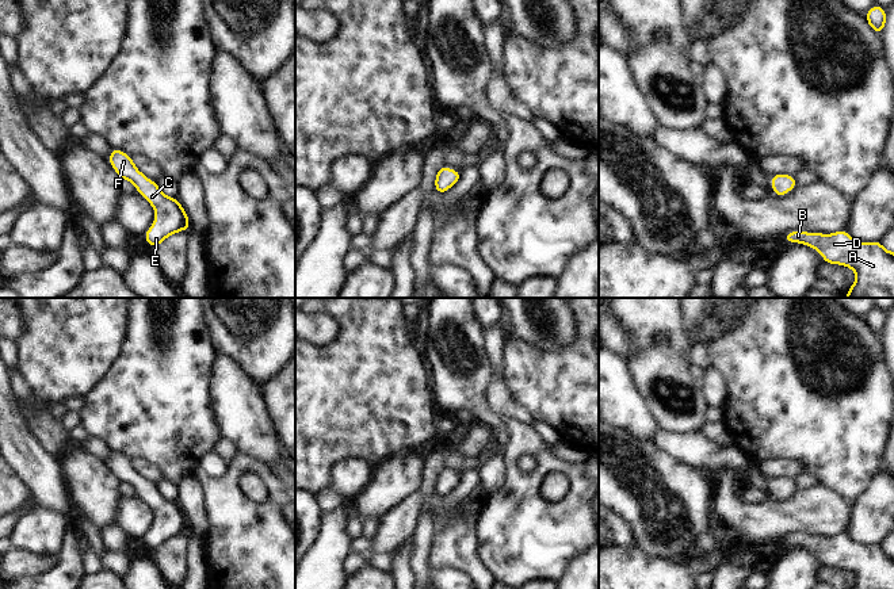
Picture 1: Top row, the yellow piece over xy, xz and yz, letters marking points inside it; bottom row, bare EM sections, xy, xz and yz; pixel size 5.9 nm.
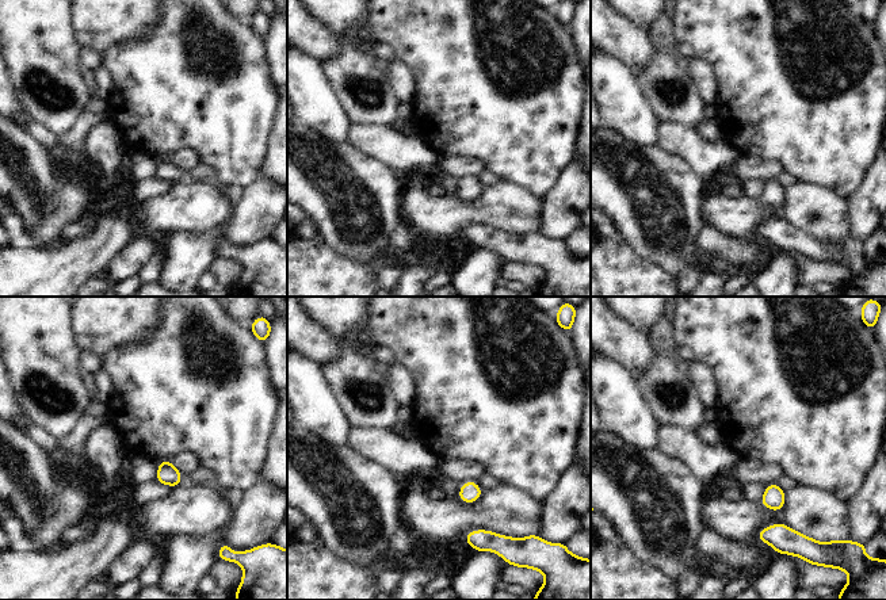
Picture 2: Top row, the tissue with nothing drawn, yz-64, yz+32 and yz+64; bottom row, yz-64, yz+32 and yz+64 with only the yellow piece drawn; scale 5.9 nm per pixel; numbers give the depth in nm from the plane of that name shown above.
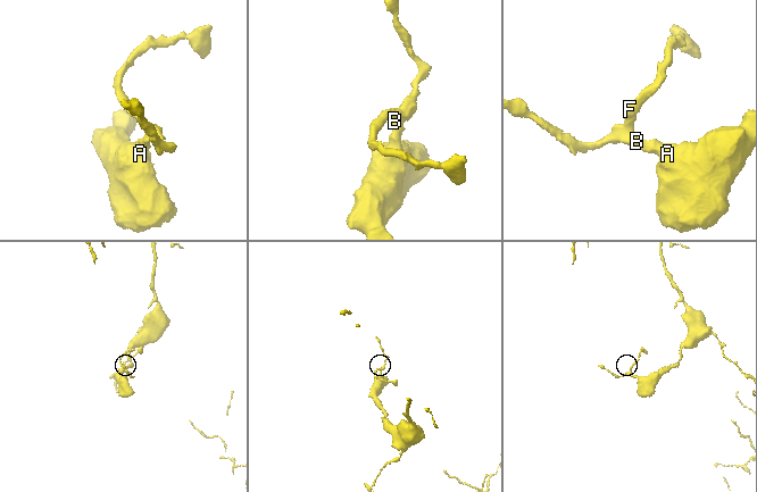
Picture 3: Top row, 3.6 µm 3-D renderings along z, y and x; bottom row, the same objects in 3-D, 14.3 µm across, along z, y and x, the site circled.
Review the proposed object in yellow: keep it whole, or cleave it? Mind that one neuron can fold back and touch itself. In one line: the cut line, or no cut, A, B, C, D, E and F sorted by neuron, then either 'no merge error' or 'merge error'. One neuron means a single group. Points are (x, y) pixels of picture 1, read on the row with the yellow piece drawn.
cut none; groups A B C D E F; no merge error

